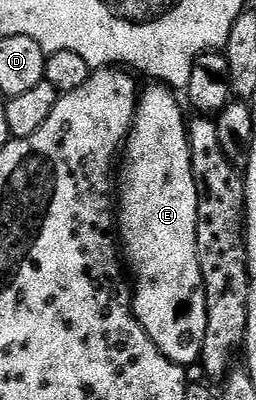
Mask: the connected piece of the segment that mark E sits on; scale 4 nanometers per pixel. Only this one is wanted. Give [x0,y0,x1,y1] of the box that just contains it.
[116,83,200,367]

